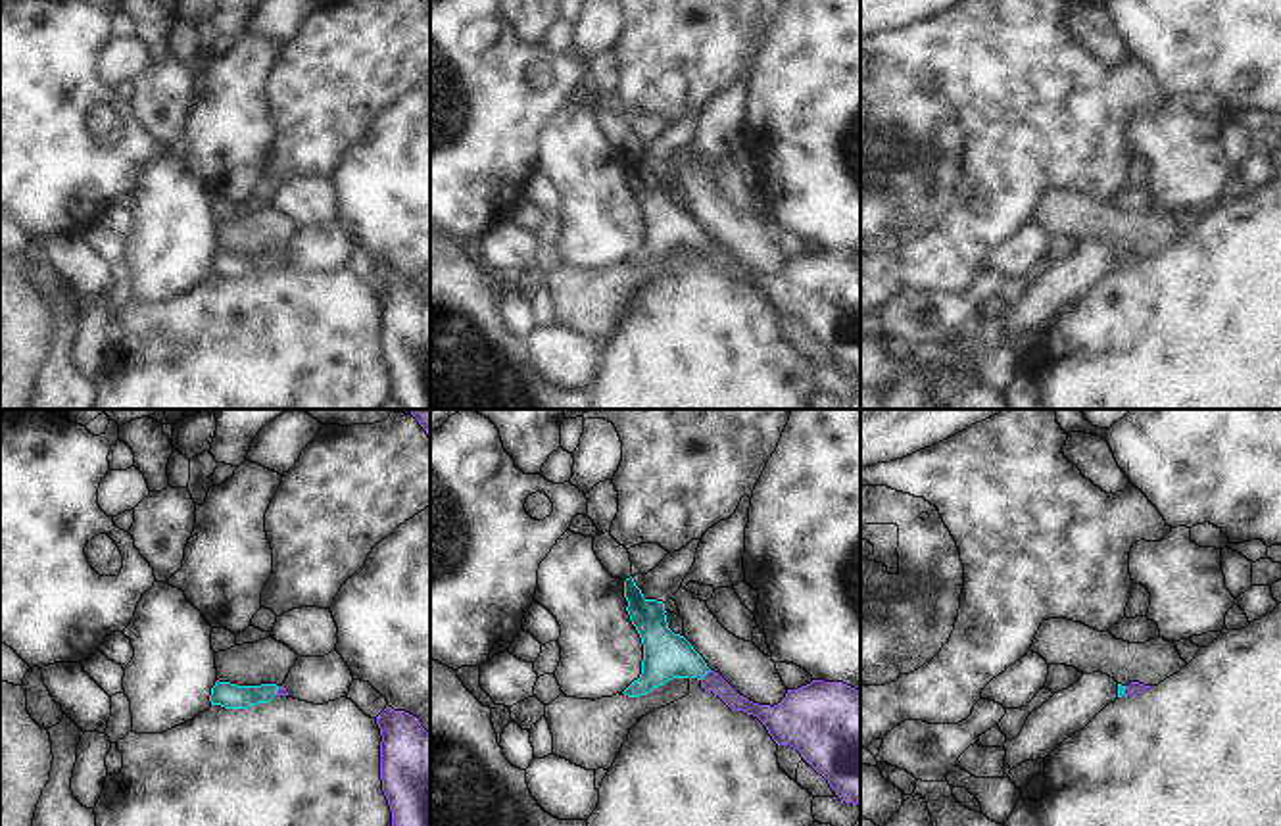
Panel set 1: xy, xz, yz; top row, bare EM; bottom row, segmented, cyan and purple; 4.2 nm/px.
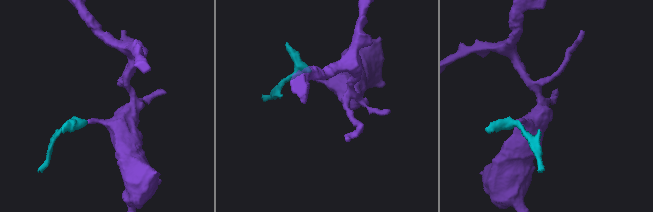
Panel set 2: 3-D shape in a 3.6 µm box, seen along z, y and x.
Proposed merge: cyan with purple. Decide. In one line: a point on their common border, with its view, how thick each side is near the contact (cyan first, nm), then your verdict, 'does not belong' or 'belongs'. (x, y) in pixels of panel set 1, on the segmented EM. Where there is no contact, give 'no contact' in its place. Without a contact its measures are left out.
xz (703, 675) | 200/80 nm | belongs

